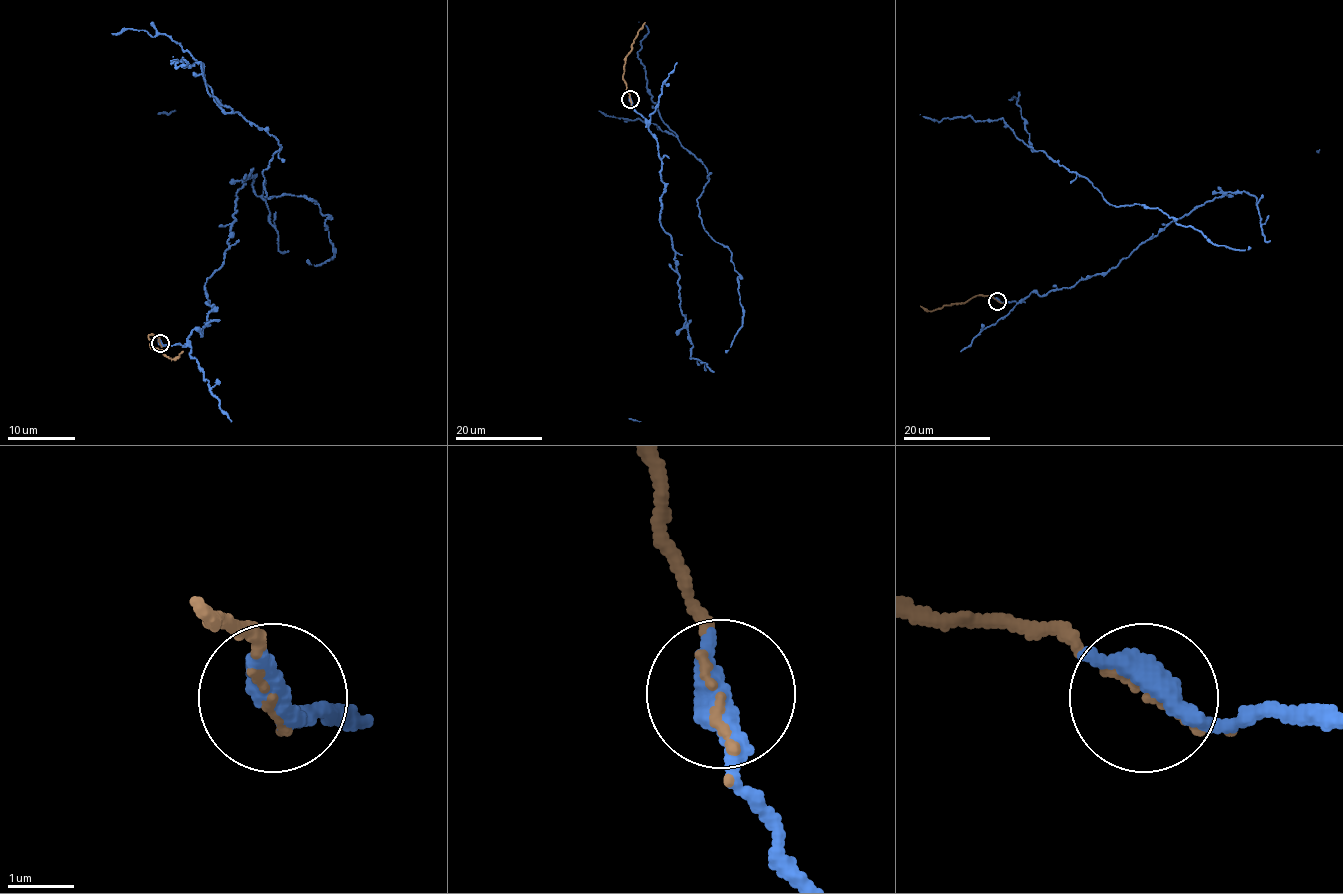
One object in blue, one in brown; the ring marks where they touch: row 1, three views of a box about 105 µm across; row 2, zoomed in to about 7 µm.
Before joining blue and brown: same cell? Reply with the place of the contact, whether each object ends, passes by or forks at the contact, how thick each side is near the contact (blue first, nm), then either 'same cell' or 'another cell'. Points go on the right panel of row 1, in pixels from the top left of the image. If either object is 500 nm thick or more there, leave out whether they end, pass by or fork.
(997, 301) | 550/70 nm | same cell

